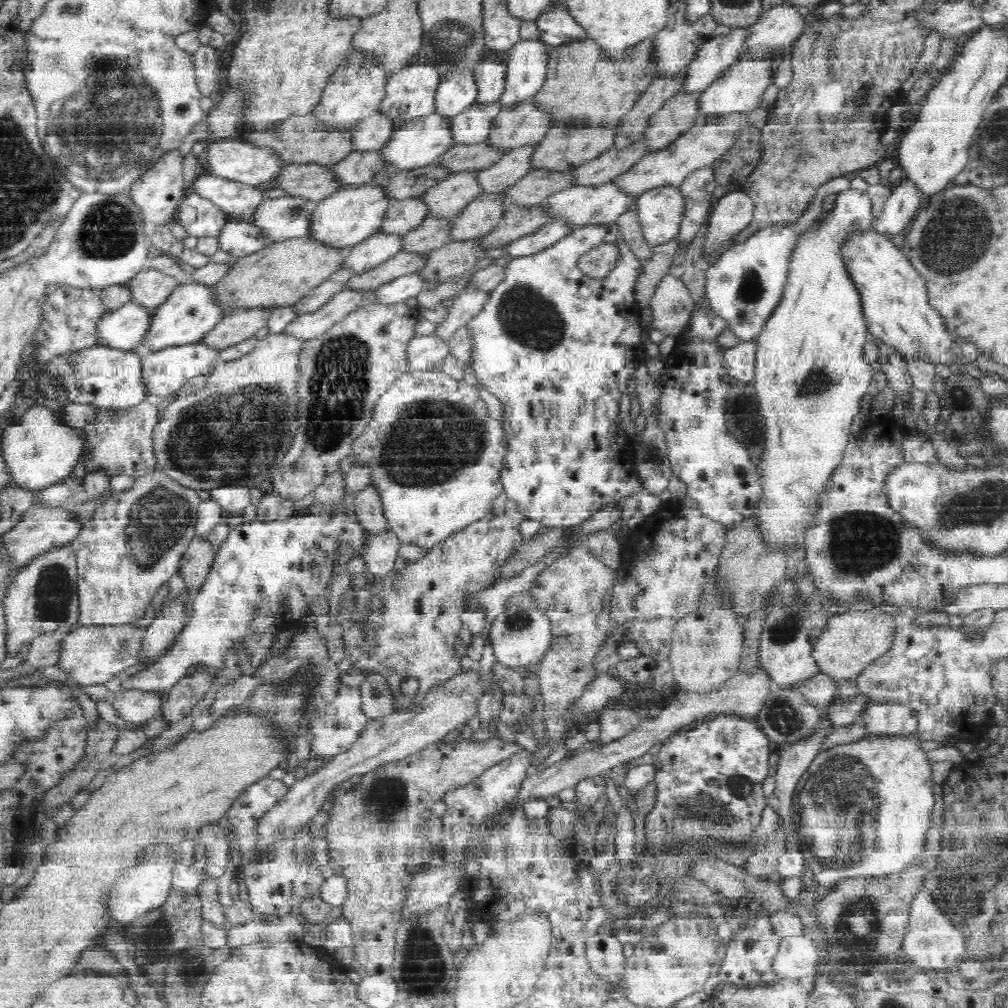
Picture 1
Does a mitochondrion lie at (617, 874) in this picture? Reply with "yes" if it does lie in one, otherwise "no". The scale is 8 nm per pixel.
yes

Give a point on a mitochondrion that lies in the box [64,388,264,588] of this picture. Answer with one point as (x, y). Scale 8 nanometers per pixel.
(159, 518)

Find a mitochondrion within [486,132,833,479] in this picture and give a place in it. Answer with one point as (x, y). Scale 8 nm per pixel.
(525, 315)

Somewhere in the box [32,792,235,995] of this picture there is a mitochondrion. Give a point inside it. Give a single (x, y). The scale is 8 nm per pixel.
(156, 942)

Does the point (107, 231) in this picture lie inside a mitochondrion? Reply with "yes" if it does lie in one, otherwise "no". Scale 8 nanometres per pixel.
yes

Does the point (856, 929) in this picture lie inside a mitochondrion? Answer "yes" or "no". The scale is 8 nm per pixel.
yes

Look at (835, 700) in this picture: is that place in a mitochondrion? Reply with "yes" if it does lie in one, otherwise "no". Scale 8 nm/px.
no

